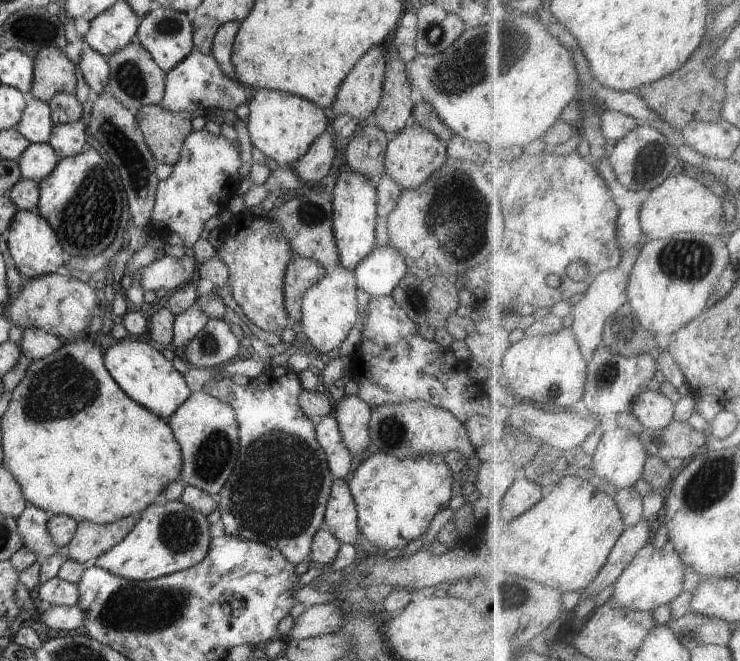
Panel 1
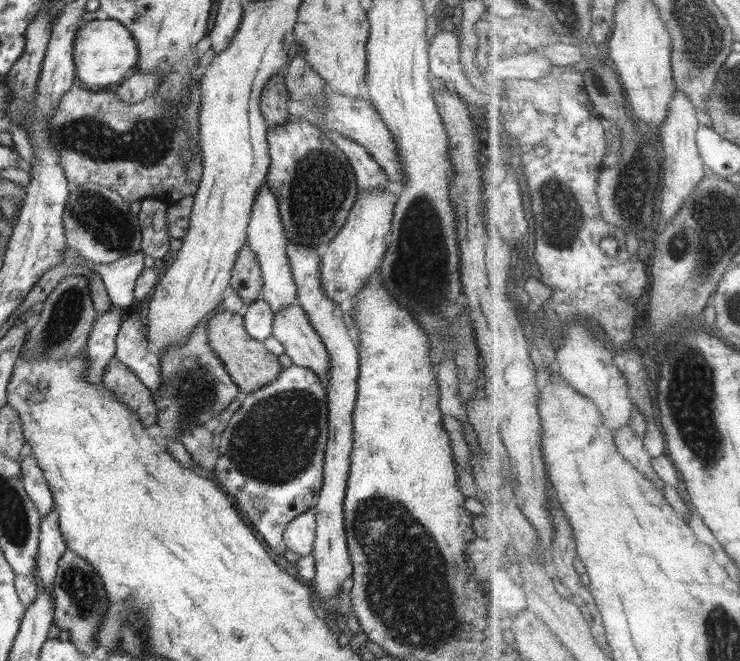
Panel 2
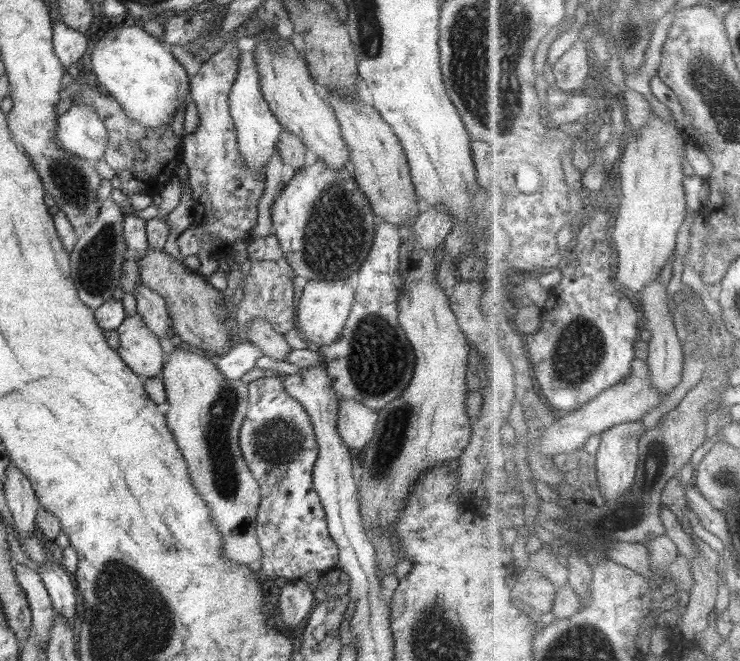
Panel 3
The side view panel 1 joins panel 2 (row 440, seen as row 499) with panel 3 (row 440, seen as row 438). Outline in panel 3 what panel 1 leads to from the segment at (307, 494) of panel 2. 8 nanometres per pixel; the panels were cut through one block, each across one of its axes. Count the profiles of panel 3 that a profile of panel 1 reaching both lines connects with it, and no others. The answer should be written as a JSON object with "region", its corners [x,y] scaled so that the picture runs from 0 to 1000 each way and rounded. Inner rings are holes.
{"region":[[[382,569],[373,570],[351,570],[341,578],[336,578],[336,616],[334,617],[332,629],[323,651],[323,676],[326,678],[328,691],[334,699],[335,708],[343,720],[343,725],[350,732],[353,758],[347,775],[347,812],[350,825],[354,831],[353,847],[347,855],[347,859],[354,861],[365,874],[373,876],[377,871],[384,871],[389,877],[407,874],[415,865],[420,862],[428,862],[434,870],[443,867],[446,862],[455,859],[455,846],[458,844],[458,832],[455,823],[450,818],[450,814],[445,809],[442,790],[439,785],[439,772],[434,764],[432,753],[423,738],[422,713],[428,694],[431,682],[430,667],[420,640],[420,632],[415,625],[415,620],[408,614],[407,608],[403,608],[399,602],[395,602],[384,587]]]}

